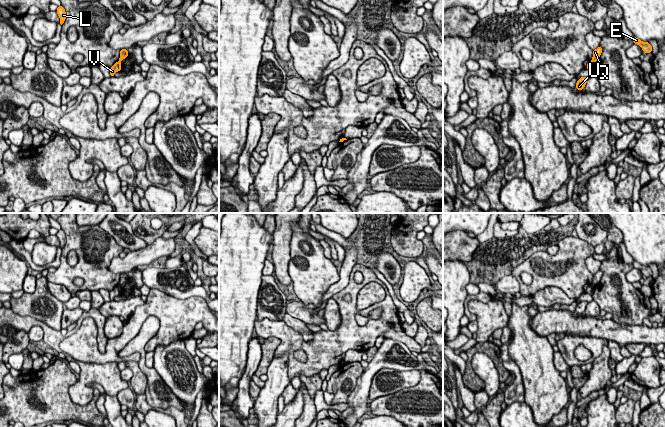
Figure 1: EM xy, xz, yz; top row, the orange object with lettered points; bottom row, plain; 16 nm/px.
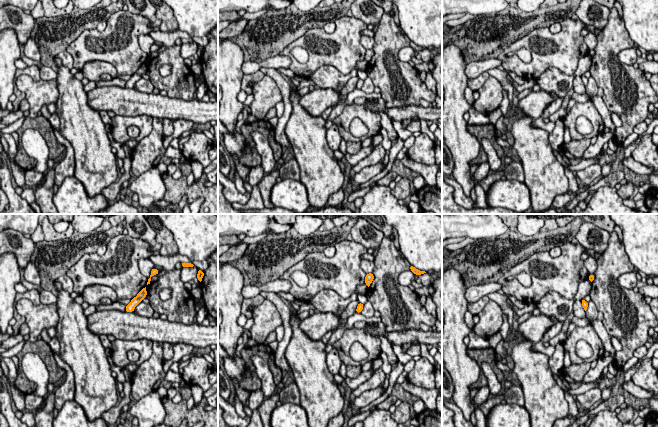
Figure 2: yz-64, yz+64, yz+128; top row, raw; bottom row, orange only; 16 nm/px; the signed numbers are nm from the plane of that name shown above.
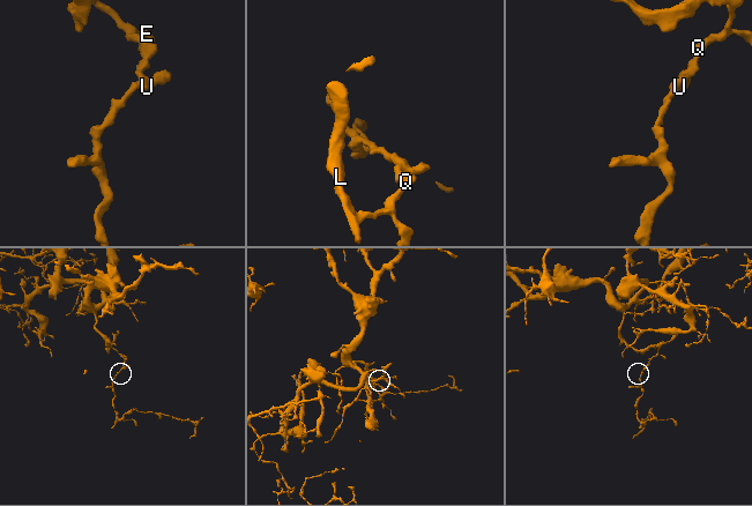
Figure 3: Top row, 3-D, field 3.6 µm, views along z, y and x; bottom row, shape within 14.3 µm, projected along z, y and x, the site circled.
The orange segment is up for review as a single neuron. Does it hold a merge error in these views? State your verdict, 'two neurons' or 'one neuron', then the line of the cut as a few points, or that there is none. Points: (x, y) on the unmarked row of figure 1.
two neurons | yz (591, 285), (593, 287)

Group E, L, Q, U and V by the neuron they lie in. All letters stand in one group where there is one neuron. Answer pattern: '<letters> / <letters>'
E L Q / U V

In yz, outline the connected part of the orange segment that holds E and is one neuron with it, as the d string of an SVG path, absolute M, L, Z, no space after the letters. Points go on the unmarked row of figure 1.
M633 261L633 267L639 269L646 278L652 276L652 270L648 266L643 266L637 261Z

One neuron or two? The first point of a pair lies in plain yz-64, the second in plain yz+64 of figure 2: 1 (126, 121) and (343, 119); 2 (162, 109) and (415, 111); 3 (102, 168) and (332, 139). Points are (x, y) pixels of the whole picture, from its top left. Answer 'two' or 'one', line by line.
1: one
2: one
3: two

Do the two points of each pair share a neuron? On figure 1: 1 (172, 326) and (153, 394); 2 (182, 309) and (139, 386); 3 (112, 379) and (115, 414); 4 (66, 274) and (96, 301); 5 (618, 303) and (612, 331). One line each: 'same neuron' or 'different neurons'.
1: different neurons
2: different neurons
3: different neurons
4: different neurons
5: different neurons

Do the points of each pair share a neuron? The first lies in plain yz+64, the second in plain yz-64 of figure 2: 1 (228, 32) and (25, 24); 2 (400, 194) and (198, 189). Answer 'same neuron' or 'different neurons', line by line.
1: same neuron
2: same neuron

